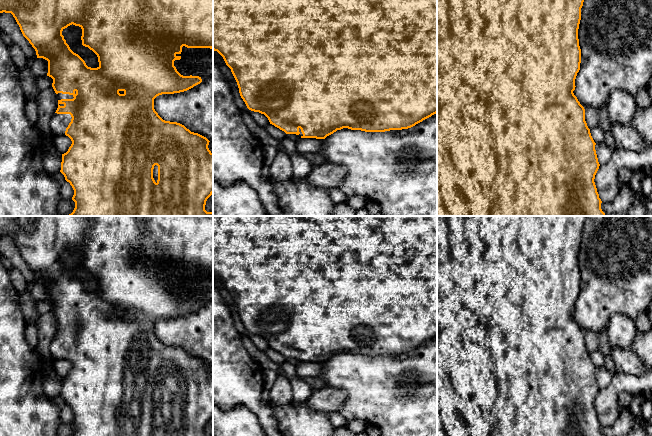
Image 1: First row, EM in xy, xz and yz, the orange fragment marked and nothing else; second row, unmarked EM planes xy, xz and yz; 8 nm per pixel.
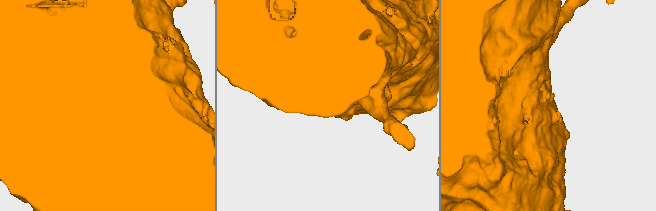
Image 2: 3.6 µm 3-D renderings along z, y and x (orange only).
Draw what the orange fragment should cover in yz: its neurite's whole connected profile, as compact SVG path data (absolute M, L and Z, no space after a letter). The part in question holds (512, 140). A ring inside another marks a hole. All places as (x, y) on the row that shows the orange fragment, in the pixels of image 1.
M437 0L437 216L606 216L606 215L605 215L605 213L604 213L604 212L603 212L603 211L602 211L602 209L601 209L601 203L602 203L602 201L601 201L601 199L600 199L600 198L599 198L599 194L598 194L598 192L597 192L597 188L596 188L596 185L595 185L595 182L594 182L594 179L595 179L595 175L596 175L596 173L597 173L597 171L598 171L598 169L599 169L599 166L600 166L600 164L599 164L599 162L598 162L598 158L597 158L597 154L596 154L596 150L595 150L595 145L596 145L596 143L595 143L595 142L594 142L594 140L593 140L593 138L592 138L592 136L591 136L591 133L590 133L590 129L589 129L589 128L588 128L588 126L587 126L587 123L586 123L586 121L585 121L585 109L584 109L584 107L583 107L583 106L582 106L582 105L581 105L581 104L580 104L580 102L579 102L579 101L578 101L578 99L577 99L577 97L576 97L576 96L575 96L575 95L574 95L574 93L573 93L573 91L574 91L574 90L575 90L575 87L576 87L576 86L575 86L575 79L576 79L576 76L577 76L577 73L578 73L578 72L579 72L579 70L580 70L580 63L581 63L581 49L580 49L580 46L579 46L579 39L578 39L578 29L579 29L579 24L580 24L580 20L581 20L581 8L582 8L582 6L583 6L583 2L584 2L584 0Z

